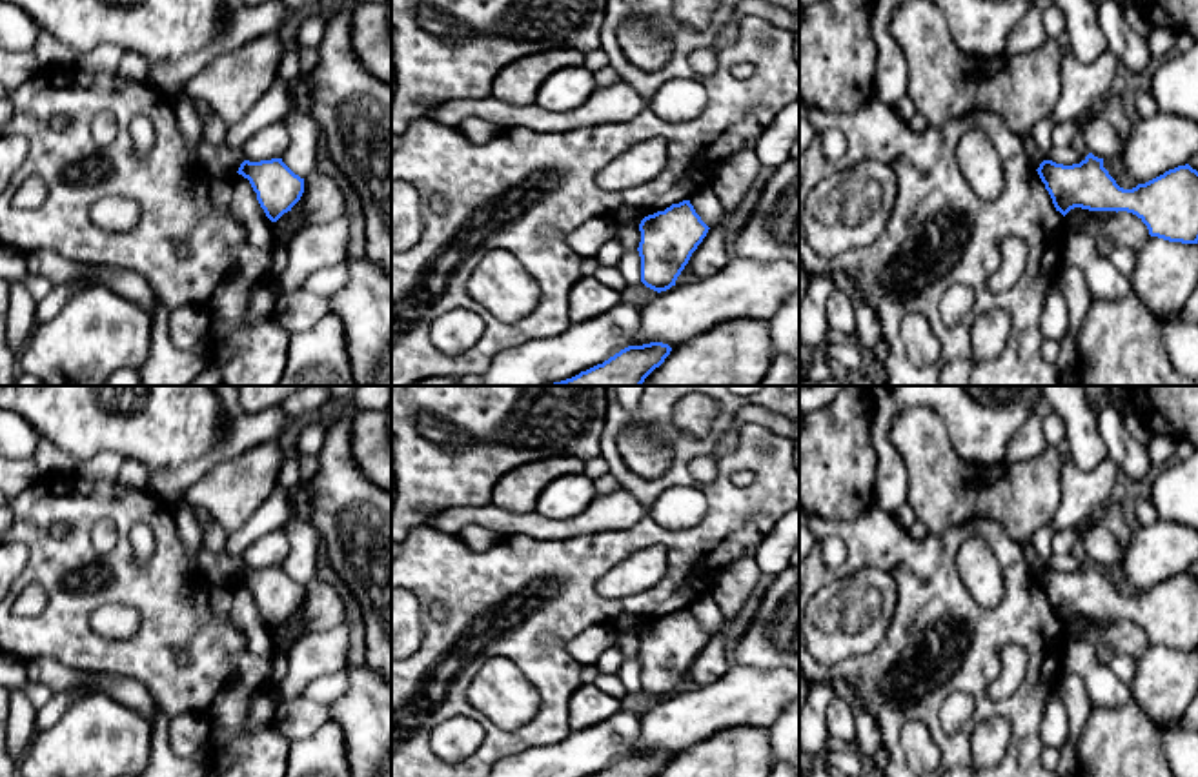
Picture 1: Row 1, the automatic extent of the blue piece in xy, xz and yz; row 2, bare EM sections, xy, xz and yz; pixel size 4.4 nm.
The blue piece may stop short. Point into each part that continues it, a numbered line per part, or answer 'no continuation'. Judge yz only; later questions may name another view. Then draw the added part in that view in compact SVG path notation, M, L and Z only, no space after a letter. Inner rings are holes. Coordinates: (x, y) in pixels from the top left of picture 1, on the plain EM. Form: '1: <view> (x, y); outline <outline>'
no continuation

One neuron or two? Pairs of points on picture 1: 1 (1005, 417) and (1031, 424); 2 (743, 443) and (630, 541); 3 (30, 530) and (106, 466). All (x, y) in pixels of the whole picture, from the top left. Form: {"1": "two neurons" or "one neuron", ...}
{"1": "two neurons", "2": "one neuron", "3": "one neuron"}

